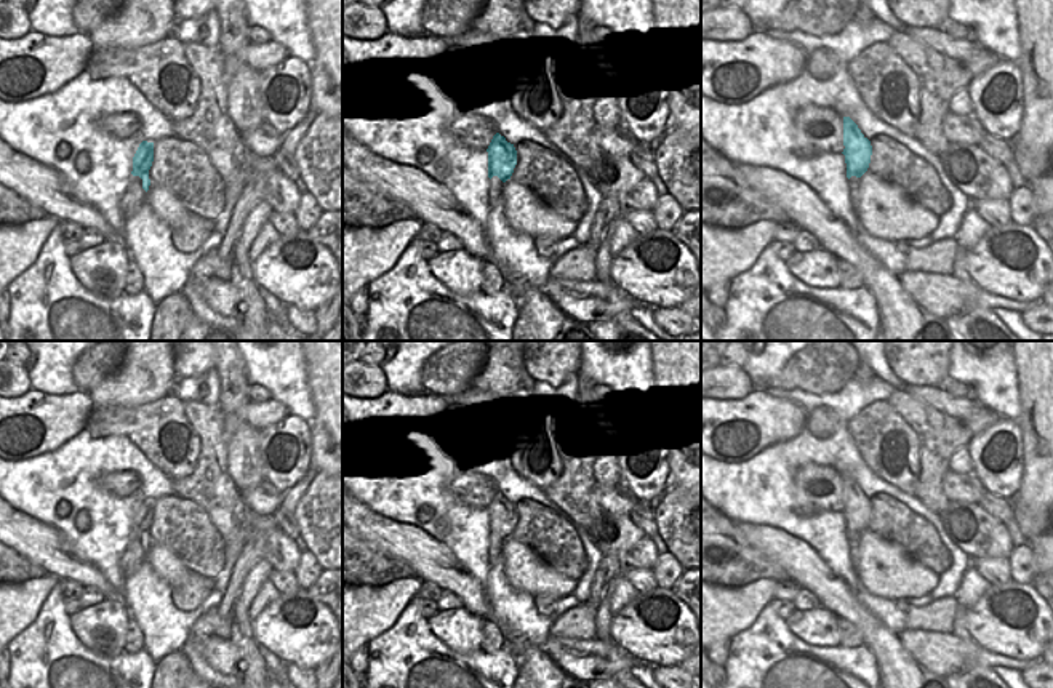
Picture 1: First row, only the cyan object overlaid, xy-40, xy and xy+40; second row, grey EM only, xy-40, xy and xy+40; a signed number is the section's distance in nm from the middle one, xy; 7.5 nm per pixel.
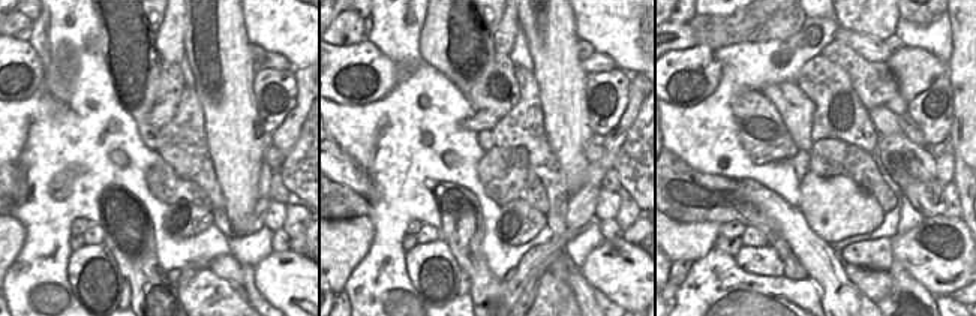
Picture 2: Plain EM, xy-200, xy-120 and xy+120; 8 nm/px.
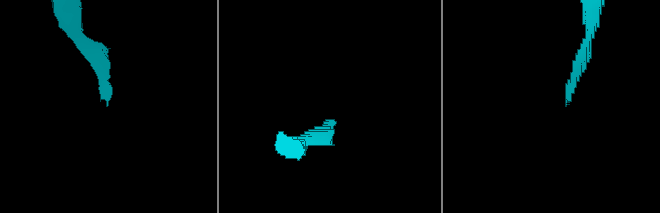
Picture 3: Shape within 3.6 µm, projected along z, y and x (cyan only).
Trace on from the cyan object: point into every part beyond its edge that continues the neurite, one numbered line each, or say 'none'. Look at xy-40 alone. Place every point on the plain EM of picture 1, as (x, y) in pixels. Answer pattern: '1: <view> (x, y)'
1: xy-40 (135, 554).

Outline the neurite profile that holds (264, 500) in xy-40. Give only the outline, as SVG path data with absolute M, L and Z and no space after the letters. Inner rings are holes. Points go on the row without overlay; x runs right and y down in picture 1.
M270 482L238 491L243 504L250 512L258 515L274 515L283 501L283 493L278 491Z

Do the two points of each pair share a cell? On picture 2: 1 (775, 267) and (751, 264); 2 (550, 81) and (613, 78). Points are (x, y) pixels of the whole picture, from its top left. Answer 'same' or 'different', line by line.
1: same
2: different

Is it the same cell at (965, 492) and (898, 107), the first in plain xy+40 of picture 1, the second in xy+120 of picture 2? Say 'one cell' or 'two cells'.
two cells

